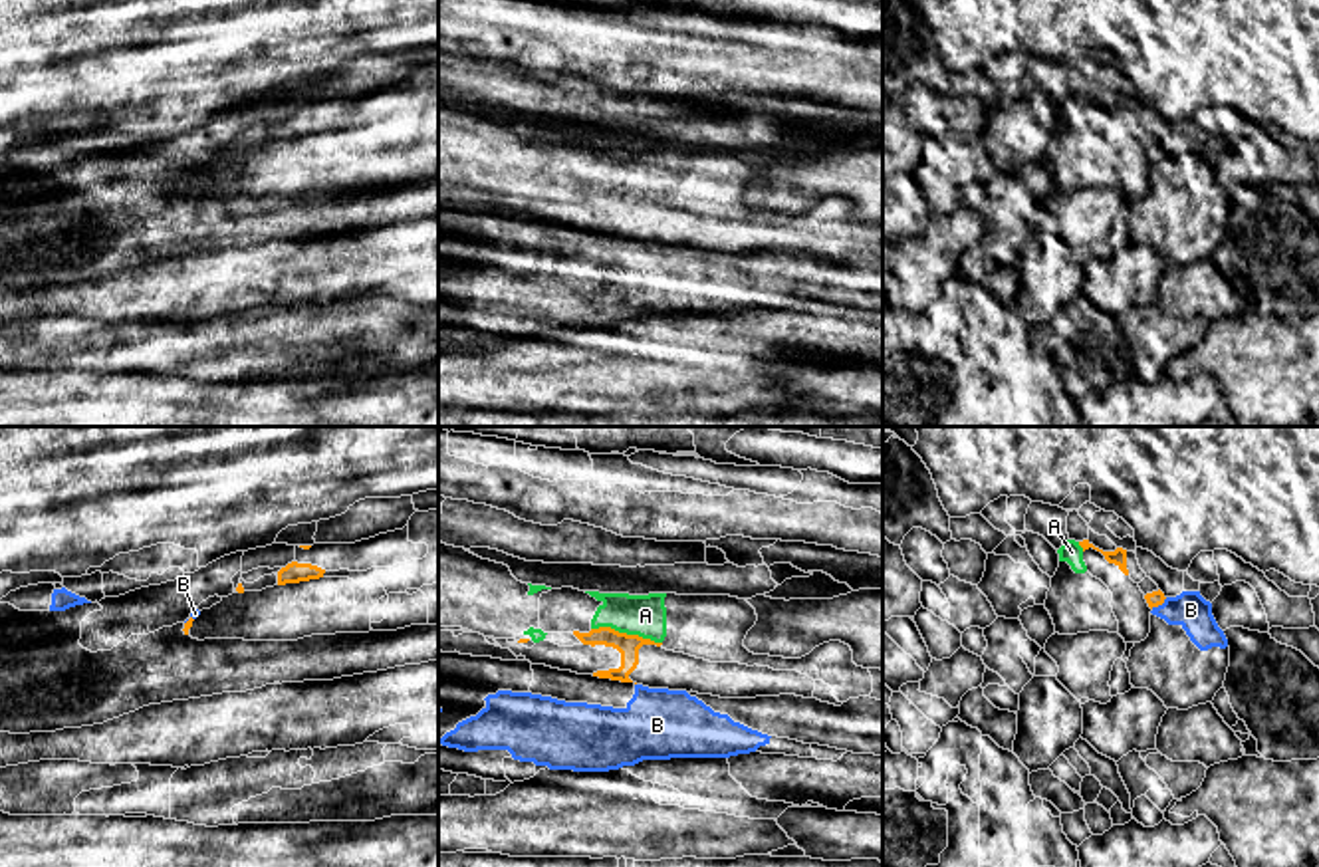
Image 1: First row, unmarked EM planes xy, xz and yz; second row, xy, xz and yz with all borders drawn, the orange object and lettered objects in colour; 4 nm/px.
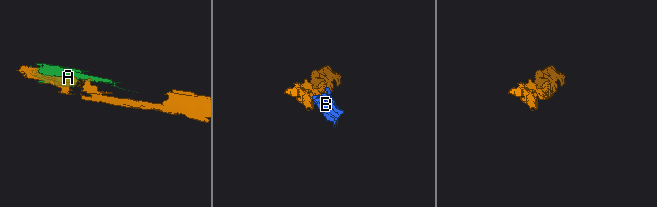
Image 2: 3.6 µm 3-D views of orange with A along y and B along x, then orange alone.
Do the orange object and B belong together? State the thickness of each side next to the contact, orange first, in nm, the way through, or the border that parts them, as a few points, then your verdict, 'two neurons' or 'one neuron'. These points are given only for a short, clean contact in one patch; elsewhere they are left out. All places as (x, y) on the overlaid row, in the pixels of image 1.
60 nm thick on the orange side, 150 nm on the other; border along yz (1167, 598), (1151, 608); two neurons

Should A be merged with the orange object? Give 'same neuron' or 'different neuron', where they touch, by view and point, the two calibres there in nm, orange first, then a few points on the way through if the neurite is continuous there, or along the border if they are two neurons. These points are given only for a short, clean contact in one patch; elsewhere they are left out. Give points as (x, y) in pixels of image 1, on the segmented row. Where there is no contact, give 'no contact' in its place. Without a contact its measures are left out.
same neuron; contact xz (625, 633); calibres 90 and 170 nm

